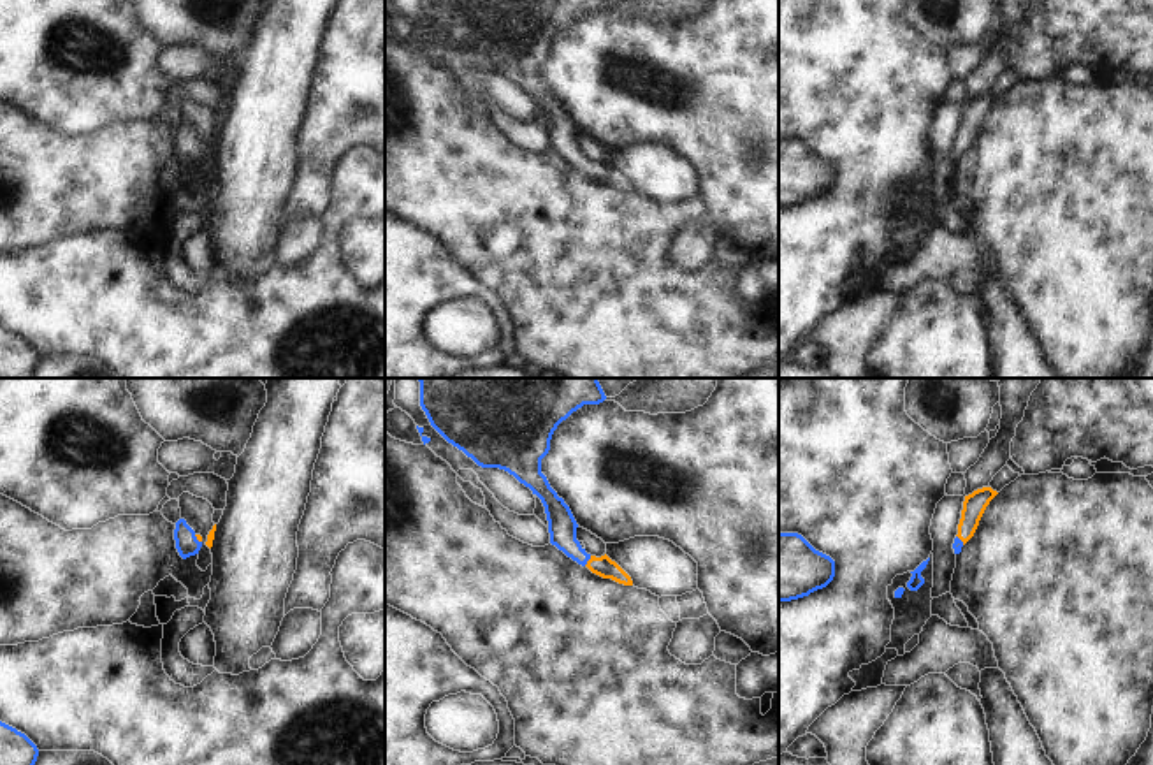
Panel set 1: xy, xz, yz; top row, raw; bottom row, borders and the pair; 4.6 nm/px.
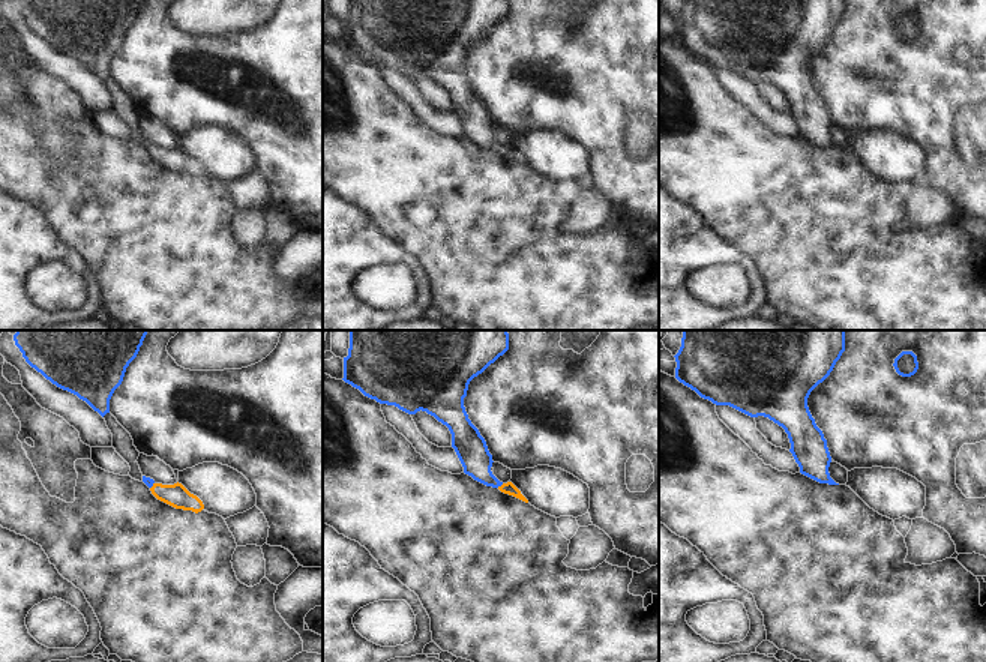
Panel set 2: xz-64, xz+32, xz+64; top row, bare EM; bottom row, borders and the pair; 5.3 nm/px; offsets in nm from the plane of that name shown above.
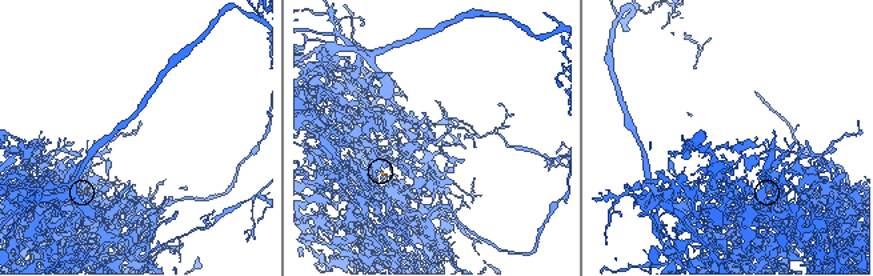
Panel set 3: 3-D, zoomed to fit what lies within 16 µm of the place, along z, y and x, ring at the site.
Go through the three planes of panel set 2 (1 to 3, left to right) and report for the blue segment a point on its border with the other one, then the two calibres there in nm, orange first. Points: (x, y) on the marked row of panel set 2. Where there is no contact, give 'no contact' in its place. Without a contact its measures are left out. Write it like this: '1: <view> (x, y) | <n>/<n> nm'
1: xz-64 (153, 485) | 120/50 nm
2: xz+32 (502, 485) | 70/170 nm
3: no contact

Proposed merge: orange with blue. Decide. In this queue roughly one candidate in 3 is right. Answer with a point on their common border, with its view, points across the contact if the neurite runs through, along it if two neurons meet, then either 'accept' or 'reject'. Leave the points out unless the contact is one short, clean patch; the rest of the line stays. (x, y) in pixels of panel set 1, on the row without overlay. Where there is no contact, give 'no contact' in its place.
meets orange in xz at (587, 167); runs through xz (603, 173), (587, 167), (565, 145), (563, 132); accept

